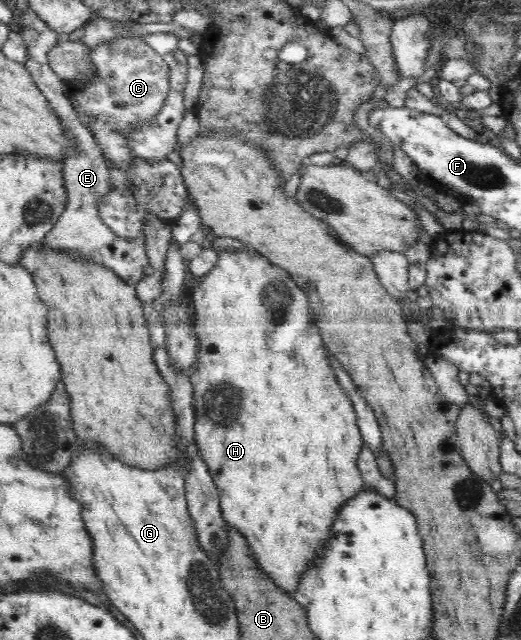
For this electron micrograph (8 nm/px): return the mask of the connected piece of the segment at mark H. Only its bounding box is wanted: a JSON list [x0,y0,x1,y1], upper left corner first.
[190,248,364,595]

